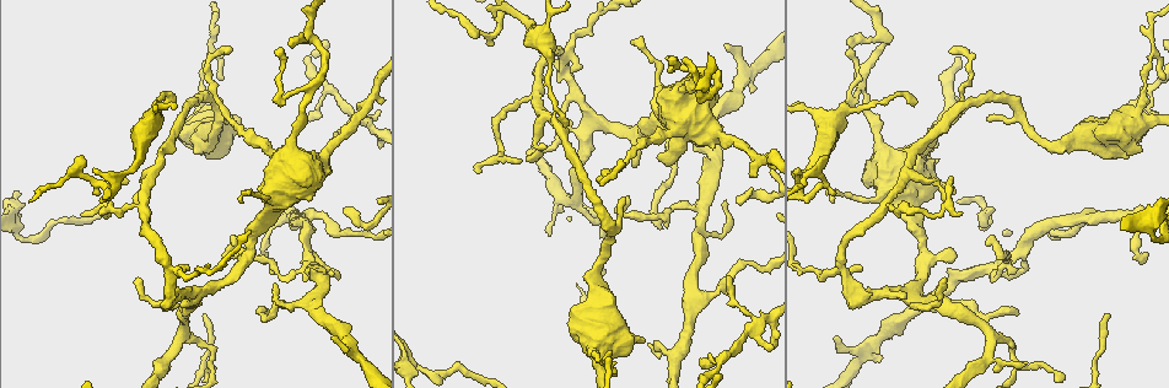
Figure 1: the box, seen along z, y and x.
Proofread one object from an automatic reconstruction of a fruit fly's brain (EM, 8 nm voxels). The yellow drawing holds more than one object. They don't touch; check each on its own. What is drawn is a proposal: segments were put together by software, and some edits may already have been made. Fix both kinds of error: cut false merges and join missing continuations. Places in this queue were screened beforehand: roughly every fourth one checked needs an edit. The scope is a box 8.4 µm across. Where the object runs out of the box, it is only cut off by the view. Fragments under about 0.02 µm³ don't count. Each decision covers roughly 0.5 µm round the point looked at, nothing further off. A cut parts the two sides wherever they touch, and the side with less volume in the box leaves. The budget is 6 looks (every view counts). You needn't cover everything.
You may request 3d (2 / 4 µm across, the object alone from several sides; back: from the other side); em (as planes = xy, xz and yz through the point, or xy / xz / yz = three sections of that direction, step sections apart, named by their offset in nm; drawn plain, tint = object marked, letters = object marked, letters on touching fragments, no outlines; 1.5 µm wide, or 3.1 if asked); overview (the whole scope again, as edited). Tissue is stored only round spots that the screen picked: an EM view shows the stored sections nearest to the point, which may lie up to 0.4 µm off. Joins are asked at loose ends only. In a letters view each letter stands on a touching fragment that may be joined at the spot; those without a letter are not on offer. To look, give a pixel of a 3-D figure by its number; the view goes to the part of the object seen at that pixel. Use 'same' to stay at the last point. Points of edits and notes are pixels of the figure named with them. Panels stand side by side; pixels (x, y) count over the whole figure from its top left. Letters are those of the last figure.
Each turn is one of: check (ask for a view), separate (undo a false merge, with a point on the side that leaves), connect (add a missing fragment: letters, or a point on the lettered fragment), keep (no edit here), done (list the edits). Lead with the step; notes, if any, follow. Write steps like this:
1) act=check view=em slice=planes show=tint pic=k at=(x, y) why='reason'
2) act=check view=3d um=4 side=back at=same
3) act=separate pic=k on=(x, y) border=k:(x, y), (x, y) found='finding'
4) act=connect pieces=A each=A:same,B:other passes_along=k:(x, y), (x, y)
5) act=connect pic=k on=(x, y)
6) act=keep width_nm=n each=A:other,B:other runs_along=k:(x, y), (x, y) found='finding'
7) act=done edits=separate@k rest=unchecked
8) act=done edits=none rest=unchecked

act=check view=em slice=yz step=8 show=tint pic=1 at=(660, 160)

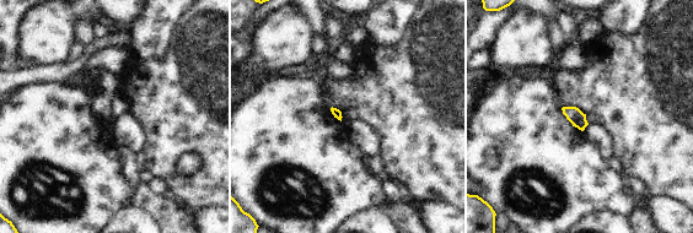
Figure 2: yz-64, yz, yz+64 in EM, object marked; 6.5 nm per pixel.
act=check view=em slice=planes show=letters at=same

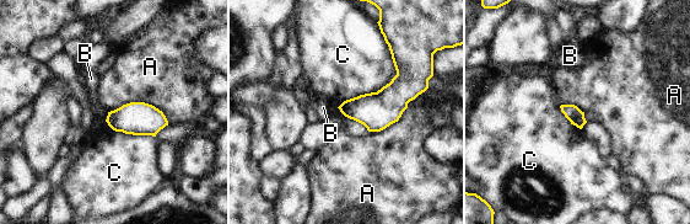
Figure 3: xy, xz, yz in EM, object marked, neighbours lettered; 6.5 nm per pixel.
act=keep each=A:other,B:other,C:other border=3:(108, 112), (147, 102), (168, 123) found='no lettered fragment goes on from it'

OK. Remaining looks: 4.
act=check view=3d um=4 pic=1 at=(945, 277) why='thin end'

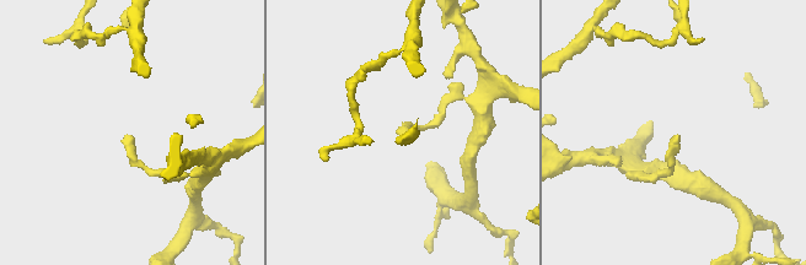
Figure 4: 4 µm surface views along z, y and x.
act=check view=em slice=planes show=letters pic=4 at=(127, 134) why='need the tissue'

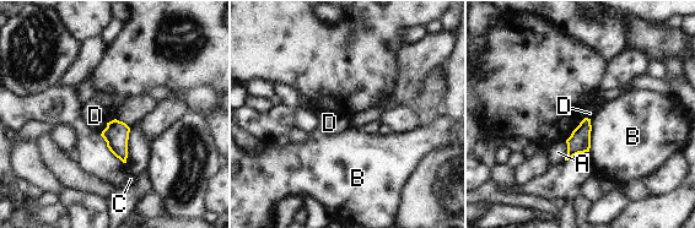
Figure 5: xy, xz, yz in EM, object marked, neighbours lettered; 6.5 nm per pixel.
act=keep each=A:other,B:other,C:other,D:other border=5:(107, 121), (107, 125), (100, 134) found='no lettered fragment goes on from it'

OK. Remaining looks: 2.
act=check view=em slice=planes show=letters pic=1 at=(85, 214) why='thin end'

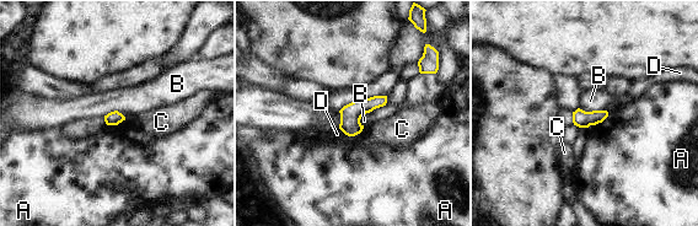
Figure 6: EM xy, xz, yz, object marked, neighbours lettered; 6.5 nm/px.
act=keep each=A:other,B:other,C:other,D:other border=6:(579, 107), (585, 111), (605, 111) found='no lettered fragment goes on from it'

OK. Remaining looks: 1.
act=done edits=none rest=unchecked

